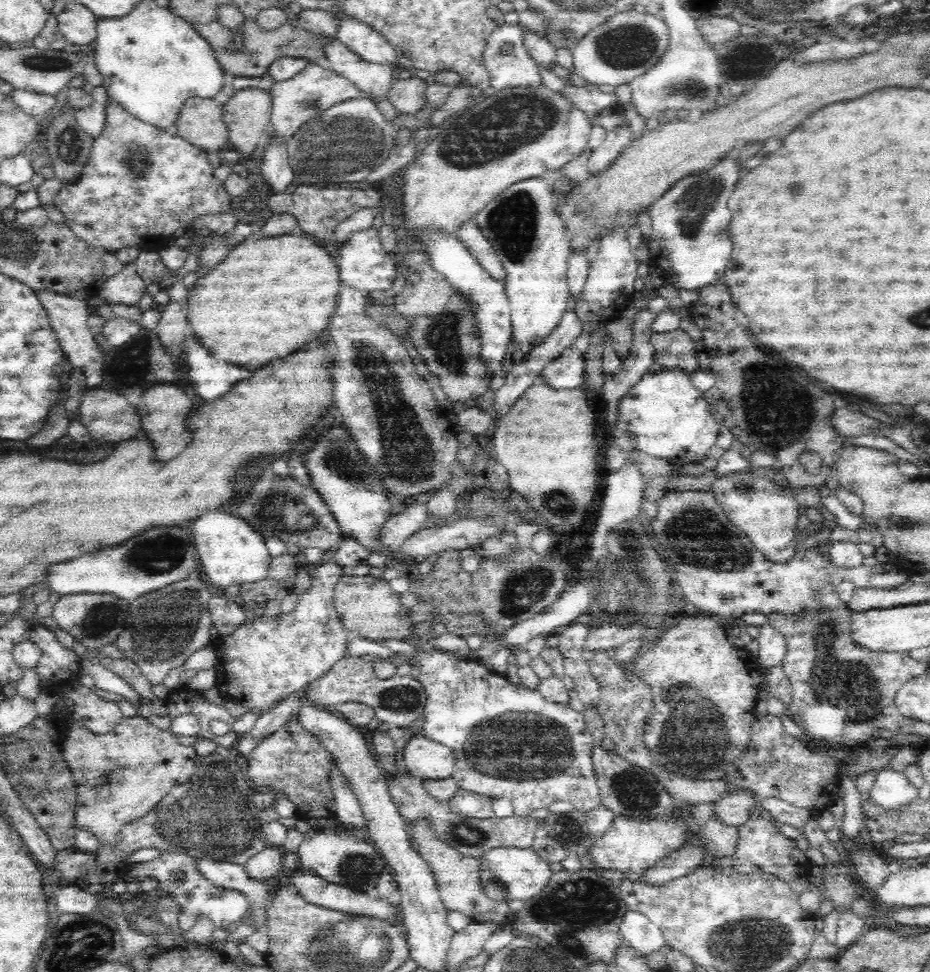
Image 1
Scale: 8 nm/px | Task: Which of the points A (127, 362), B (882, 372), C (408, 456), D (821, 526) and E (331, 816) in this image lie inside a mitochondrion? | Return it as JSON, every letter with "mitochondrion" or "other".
{"A":"mitochondrion","B":"other","C":"mitochondrion","D":"other","E":"other"}

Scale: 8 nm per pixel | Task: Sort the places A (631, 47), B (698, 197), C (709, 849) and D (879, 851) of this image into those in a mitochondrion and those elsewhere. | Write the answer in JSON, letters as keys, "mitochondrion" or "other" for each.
{"A":"mitochondrion","B":"mitochondrion","C":"other","D":"other"}

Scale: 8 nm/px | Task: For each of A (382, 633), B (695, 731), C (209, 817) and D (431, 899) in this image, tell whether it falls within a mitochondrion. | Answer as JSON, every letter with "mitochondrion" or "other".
{"A":"other","B":"mitochondrion","C":"mitochondrion","D":"other"}

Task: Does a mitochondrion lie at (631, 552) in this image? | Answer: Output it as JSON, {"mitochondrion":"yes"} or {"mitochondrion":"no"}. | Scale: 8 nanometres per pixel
{"mitochondrion":"yes"}

